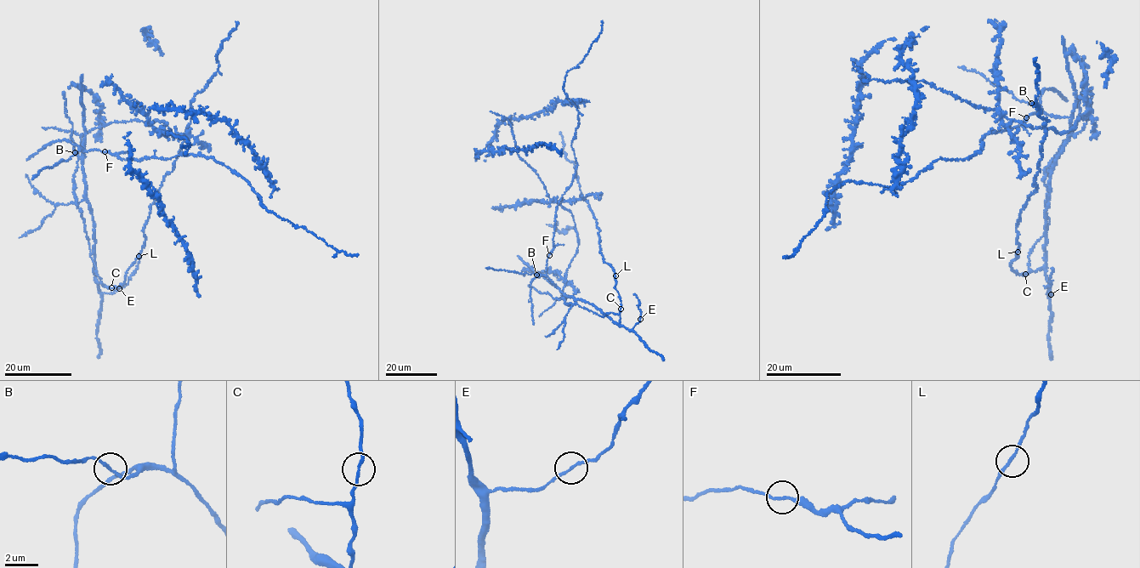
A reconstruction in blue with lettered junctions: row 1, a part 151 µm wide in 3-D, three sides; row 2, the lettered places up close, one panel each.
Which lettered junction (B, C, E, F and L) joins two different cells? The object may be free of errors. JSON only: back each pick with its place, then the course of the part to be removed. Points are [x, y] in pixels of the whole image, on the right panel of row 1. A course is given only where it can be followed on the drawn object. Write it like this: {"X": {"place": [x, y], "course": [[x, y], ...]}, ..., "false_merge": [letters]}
{"false_merge": []}

